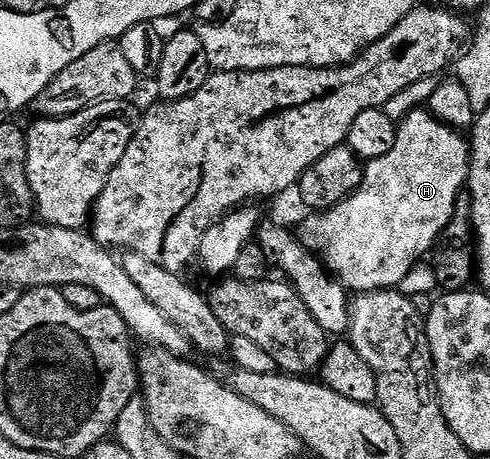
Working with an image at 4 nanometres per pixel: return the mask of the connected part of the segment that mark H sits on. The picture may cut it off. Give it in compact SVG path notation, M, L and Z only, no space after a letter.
M428 109L412 110L401 119L397 127L395 148L391 148L387 156L372 159L364 167L361 187L338 206L308 215L310 218L299 229L301 242L325 263L325 269L336 277L346 291L368 292L397 288L413 266L432 251L443 228L447 228L457 207L457 198L469 181L470 149L470 143L462 131L454 130L446 122L440 122Z

